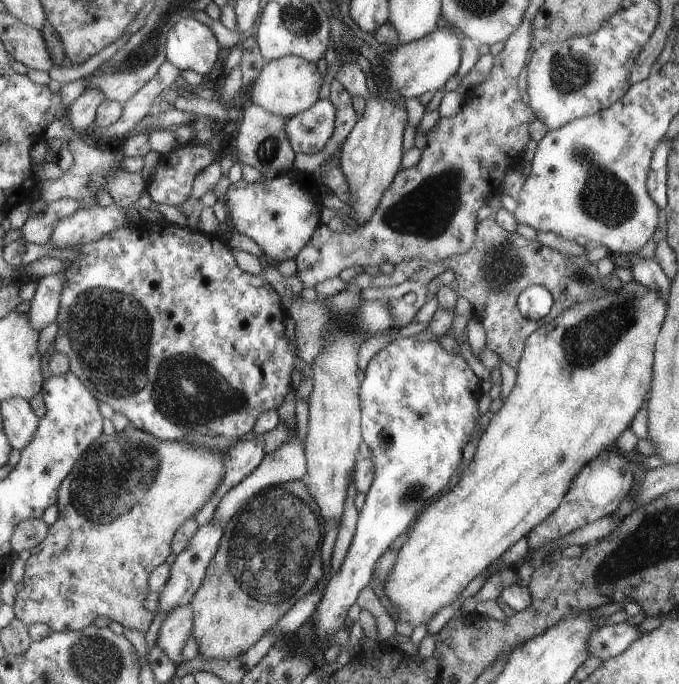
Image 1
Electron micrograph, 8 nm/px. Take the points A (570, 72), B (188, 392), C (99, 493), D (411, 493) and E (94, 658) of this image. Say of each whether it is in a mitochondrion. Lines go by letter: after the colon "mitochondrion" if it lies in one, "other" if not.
A: mitochondrion
B: mitochondrion
C: mitochondrion
D: mitochondrion
E: mitochondrion

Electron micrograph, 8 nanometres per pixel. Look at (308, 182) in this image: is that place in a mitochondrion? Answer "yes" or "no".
no

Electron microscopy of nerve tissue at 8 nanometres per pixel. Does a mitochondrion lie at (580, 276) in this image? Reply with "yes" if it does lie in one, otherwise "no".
yes

